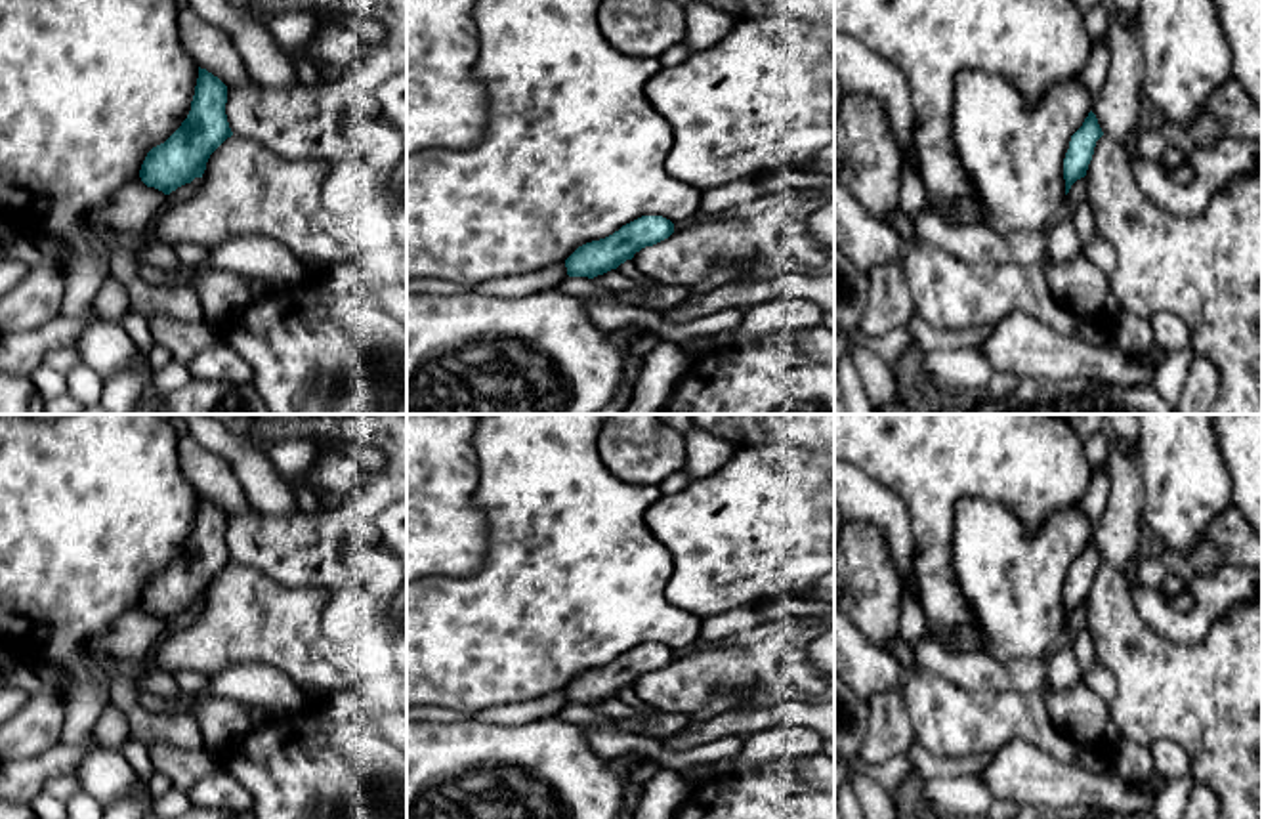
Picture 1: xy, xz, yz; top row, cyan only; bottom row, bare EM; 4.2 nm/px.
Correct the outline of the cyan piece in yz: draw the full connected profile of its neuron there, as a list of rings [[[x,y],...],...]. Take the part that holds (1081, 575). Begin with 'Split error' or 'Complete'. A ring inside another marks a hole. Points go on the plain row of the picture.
Complete. [[[1090,538],[1083,554],[1071,563],[1069,577],[1063,586],[1065,622],[1071,613],[1086,603],[1094,582],[1096,569],[1104,563],[1096,542]]]

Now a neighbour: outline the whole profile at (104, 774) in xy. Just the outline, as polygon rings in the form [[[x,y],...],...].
[[[92,746],[74,775],[82,790],[92,794],[101,806],[122,798],[137,783],[134,769],[116,748]]]

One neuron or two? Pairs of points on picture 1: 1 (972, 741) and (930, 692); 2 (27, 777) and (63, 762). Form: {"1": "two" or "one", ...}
{"1": "one", "2": "one"}

